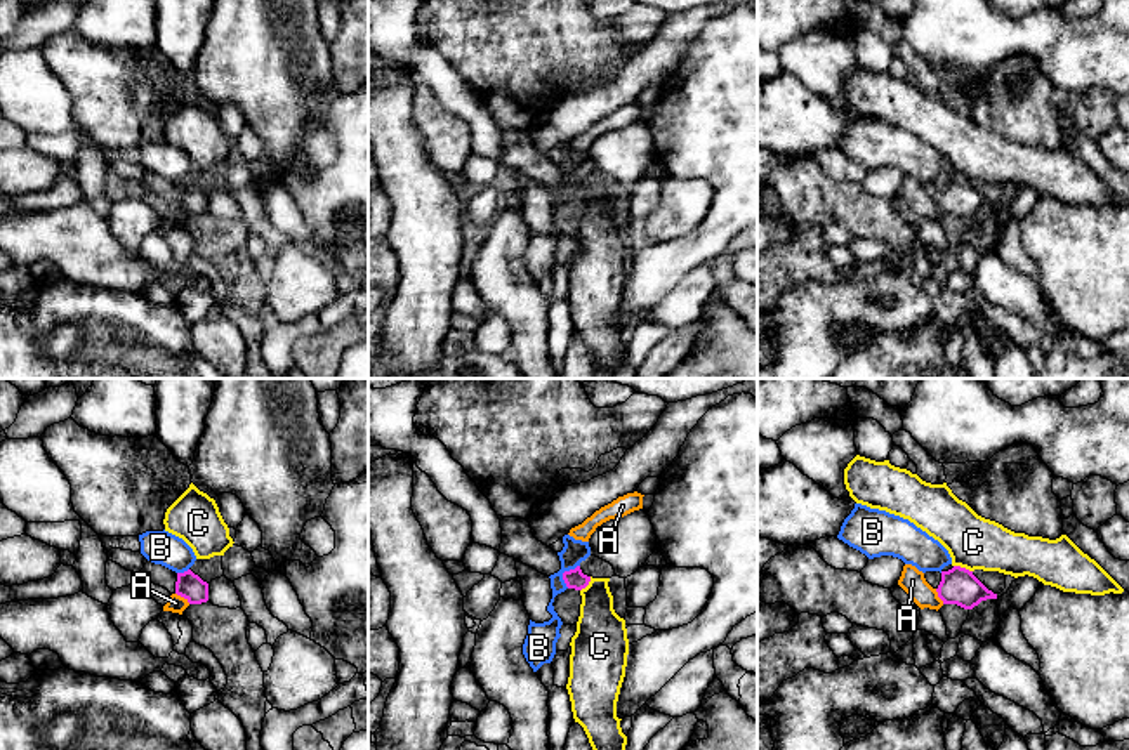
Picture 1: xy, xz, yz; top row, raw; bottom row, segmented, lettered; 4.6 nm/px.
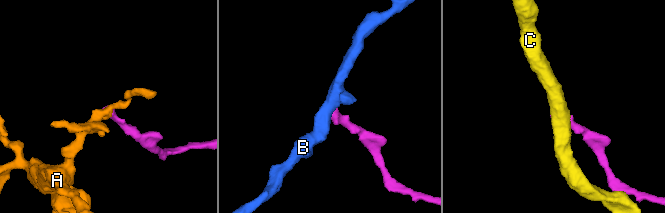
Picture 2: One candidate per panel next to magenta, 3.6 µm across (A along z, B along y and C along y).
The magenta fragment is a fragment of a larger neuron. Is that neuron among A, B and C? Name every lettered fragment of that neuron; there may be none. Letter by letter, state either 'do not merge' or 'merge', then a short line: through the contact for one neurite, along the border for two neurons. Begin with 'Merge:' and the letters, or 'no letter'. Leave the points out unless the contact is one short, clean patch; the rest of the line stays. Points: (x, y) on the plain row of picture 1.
Merge: no letter
A: do not merge | xy (176, 203), (190, 214)
B: do not merge | xz (579, 176), (563, 184), (567, 198)
C: do not merge

